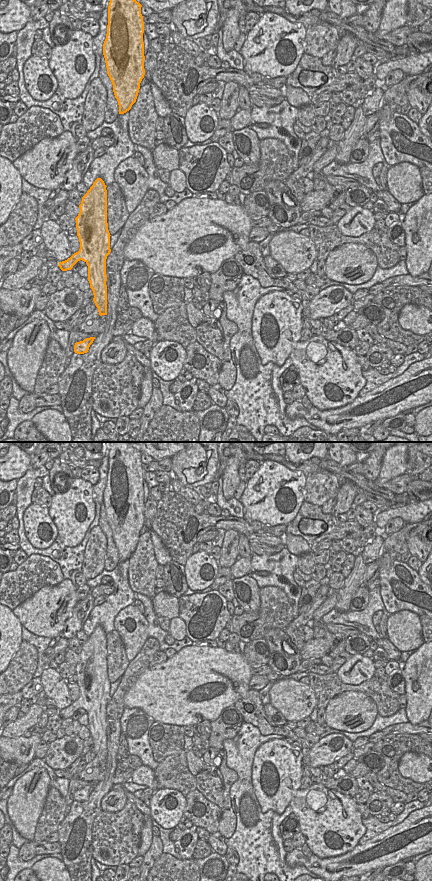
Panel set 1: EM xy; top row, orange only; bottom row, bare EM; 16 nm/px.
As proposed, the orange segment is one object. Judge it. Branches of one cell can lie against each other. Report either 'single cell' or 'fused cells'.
single cell

